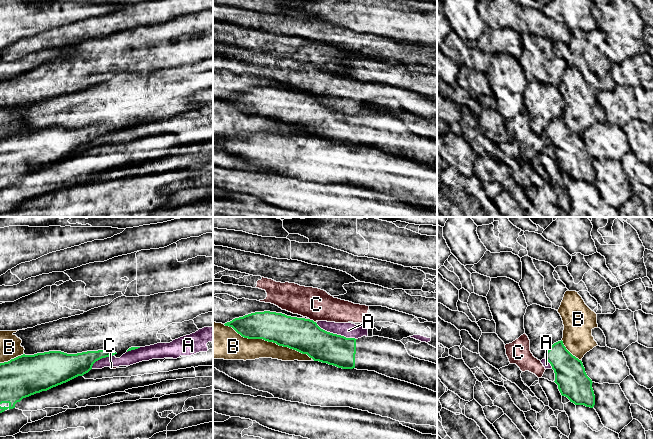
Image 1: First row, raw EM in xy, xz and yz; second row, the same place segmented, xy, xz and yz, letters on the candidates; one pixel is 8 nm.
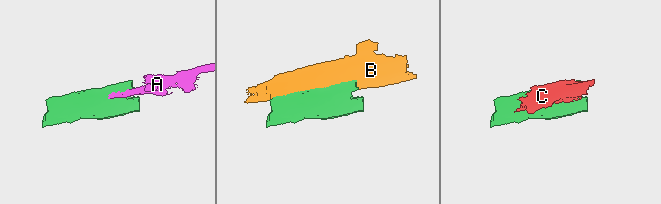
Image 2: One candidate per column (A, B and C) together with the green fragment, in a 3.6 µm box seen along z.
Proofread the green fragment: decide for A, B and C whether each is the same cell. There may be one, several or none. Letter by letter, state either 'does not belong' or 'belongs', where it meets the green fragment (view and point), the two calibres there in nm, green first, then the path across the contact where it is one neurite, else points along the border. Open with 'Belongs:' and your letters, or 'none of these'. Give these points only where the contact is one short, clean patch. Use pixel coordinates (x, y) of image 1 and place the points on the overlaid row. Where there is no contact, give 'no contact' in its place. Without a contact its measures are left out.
Belongs: none of these
A: does not belong; meets green in xz at (336, 334); 280 nm thick on the green side, 120 nm on the other; border along xz (315, 322), (327, 331), (356, 339)
B: does not belong; meets green in xz at (268, 341); 260 nm thick on the green side, 190 nm on the other
C: does not belong; meets green in xz at (312, 320); 280 nm thick on the green side, 260 nm on the other

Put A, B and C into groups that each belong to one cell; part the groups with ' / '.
A C / B

